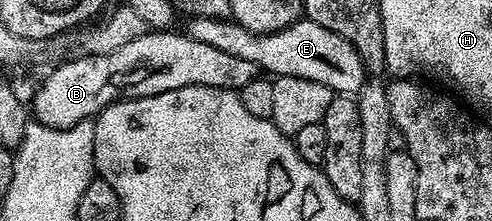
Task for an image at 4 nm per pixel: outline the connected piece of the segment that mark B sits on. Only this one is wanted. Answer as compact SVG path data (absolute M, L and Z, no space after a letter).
M178 30L152 31L146 35L137 37L137 41L129 41L129 45L122 49L113 49L113 53L104 55L80 54L80 59L71 59L60 67L55 67L43 79L43 84L35 91L35 107L33 103L33 115L38 122L46 127L65 129L77 125L86 119L94 120L110 103L116 103L122 99L140 99L141 97L153 97L157 93L165 93L169 89L181 89L182 87L224 87L227 91L238 93L245 84L253 81L260 74L257 65L253 61L244 61L242 57L233 57L213 45L205 45L205 41L193 41L186 33Z

